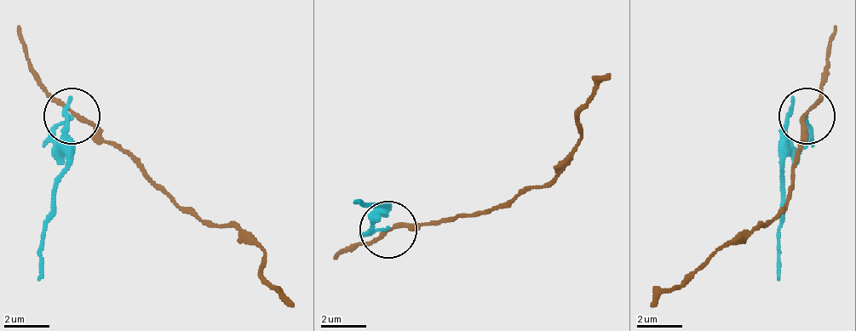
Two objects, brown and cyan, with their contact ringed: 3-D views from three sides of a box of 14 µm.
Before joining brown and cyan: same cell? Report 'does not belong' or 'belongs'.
does not belong

